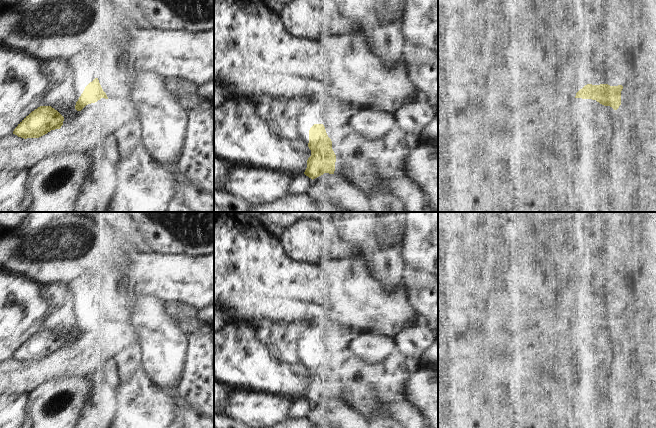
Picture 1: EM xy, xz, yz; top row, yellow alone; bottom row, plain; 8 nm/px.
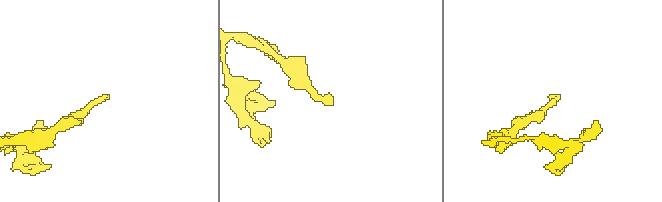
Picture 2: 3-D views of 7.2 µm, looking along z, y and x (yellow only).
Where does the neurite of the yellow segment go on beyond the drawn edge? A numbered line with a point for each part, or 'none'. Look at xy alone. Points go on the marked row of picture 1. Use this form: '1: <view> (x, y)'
1: xy (118, 87).

